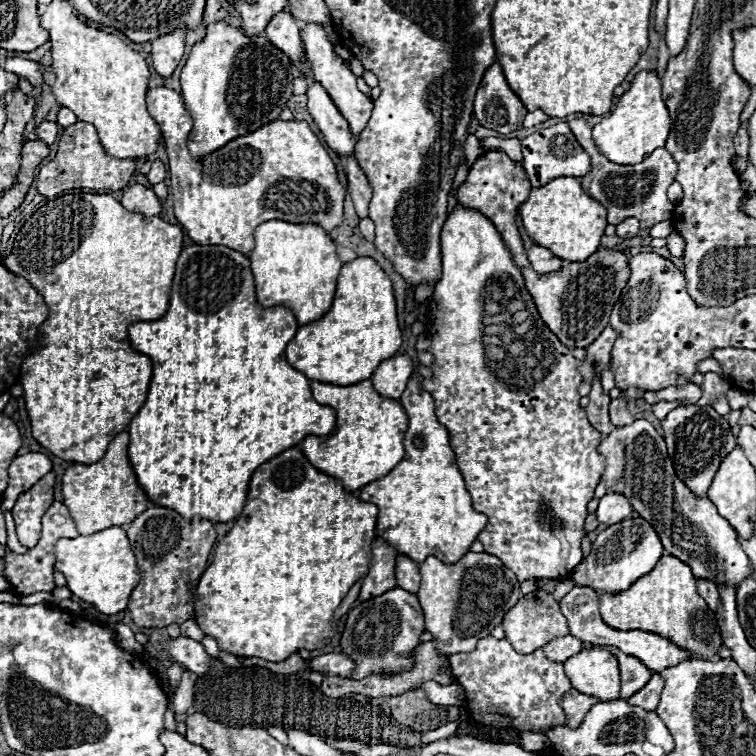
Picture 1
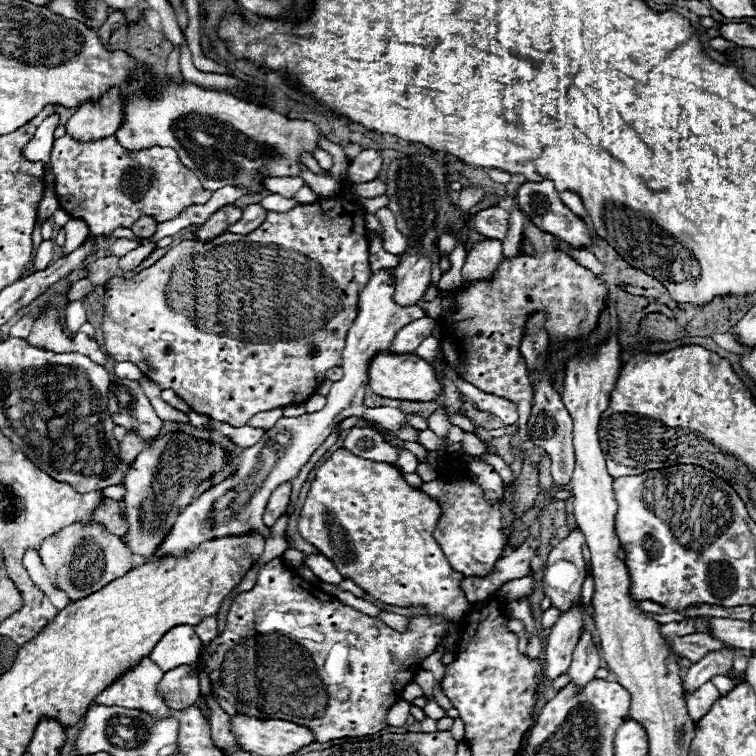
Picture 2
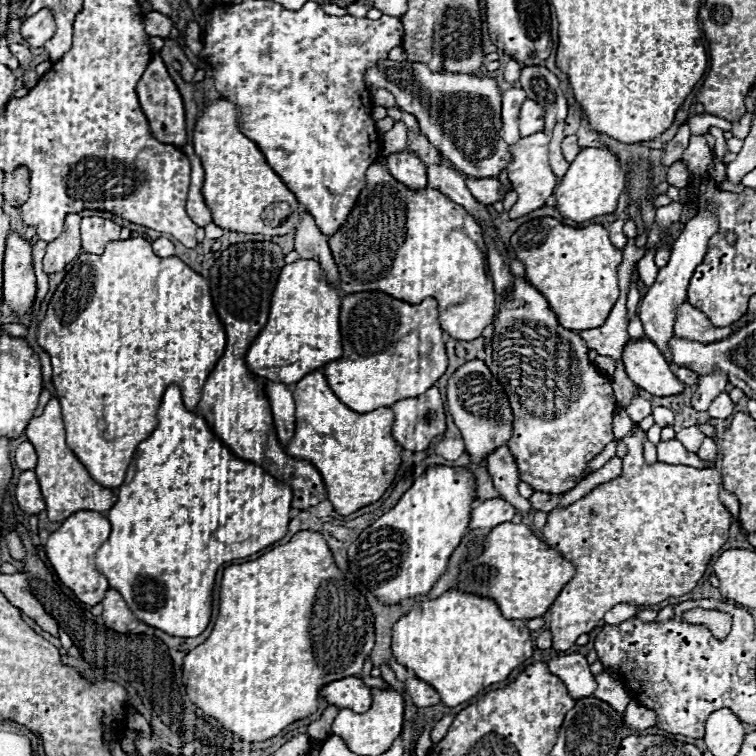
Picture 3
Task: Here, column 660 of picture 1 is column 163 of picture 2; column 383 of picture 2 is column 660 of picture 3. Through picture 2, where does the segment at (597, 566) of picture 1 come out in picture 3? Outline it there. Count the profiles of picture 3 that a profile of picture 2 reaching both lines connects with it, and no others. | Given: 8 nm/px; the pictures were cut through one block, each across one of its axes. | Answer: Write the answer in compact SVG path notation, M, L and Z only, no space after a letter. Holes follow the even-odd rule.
M700 210L690 222L686 222L682 234L676 238L676 242L672 246L672 256L670 256L668 264L664 268L660 268L660 272L656 276L656 282L650 286L648 294L640 302L638 316L640 316L642 324L644 324L644 334L662 350L662 354L666 356L670 366L674 366L674 364L672 364L672 354L670 354L668 342L674 338L676 308L686 302L686 288L688 288L688 282L692 278L692 272L700 264L700 260L704 260L704 252L708 248L708 240L716 232L718 232L716 216L712 212L708 212L708 210ZM655 407L652 416L654 416L656 422L660 422L662 428L664 428L664 426L672 426L672 422L674 422L675 419L673 412L665 407Z

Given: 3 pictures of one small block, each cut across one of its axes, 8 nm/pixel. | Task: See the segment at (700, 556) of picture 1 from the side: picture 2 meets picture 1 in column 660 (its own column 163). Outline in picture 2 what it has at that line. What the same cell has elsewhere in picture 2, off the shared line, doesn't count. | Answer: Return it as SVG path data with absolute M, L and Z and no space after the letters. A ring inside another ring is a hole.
M182 432L180 434L164 434L150 448L144 448L138 454L138 458L130 466L126 480L124 480L124 484L126 484L124 504L126 504L126 518L128 518L128 542L126 544L132 550L132 554L144 556L144 558L154 558L156 550L160 548L160 544L164 542L164 538L172 530L178 514L190 504L194 490L196 490L196 482L202 482L212 472L220 470L222 462L224 462L222 450L216 444L196 440L196 438L186 436Z

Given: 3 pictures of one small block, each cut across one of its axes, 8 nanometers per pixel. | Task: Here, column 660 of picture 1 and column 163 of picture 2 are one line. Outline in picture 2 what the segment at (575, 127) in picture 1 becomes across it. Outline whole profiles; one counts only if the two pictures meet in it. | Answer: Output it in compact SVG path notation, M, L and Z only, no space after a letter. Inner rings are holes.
M62 136L62 138L54 140L52 156L50 156L48 166L50 166L52 174L56 176L56 196L60 200L60 206L70 216L82 218L88 224L88 228L94 236L110 234L118 226L130 228L144 214L154 216L158 222L172 220L186 206L206 204L212 196L210 190L202 188L202 184L194 176L194 172L188 170L180 162L178 152L174 148L154 146L154 148L148 148L148 150L134 152L134 150L122 148L120 142L116 140L116 136L108 136L108 138L100 138L100 140L88 140L88 142L74 140L72 136Z

